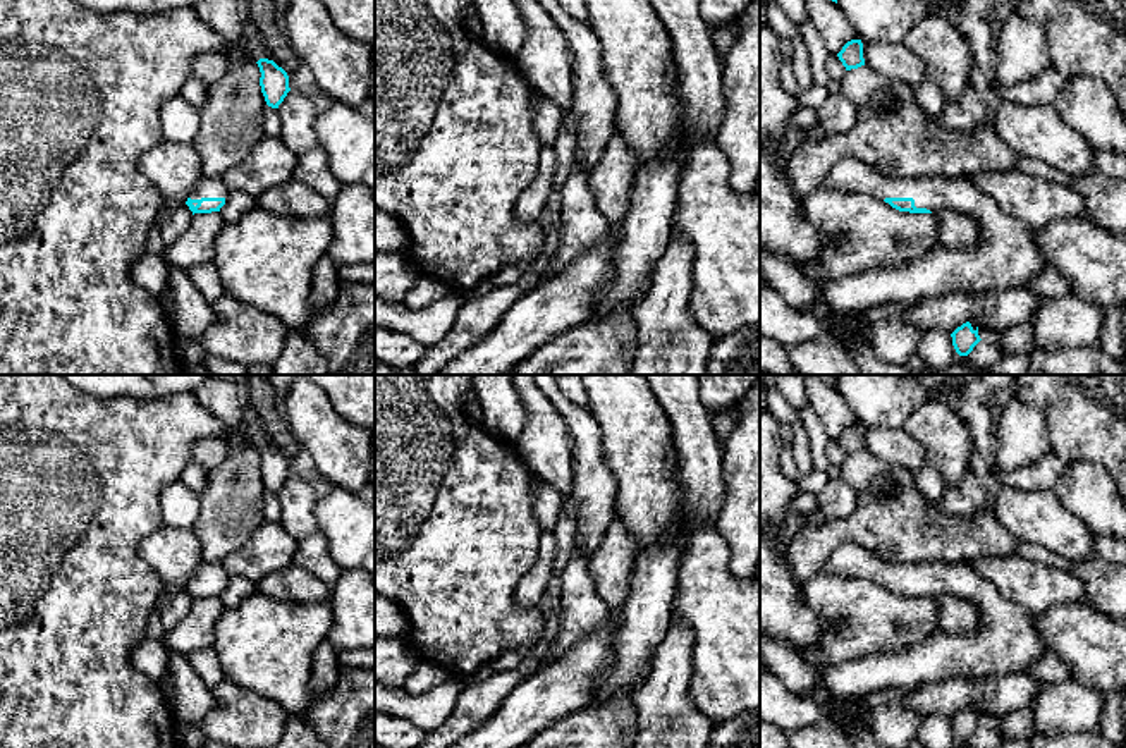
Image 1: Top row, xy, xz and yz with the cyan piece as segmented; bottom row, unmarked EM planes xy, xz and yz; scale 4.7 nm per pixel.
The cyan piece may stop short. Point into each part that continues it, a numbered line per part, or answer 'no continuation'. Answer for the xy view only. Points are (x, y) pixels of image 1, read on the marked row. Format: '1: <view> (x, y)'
1: xy (205, 188)

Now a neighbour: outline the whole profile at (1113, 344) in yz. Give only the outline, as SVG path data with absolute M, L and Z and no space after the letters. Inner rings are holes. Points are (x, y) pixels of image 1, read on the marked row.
M1123 306L1104 310L1104 330L1098 342L1104 354L1123 361L1126 358L1126 342L1123 334Z

